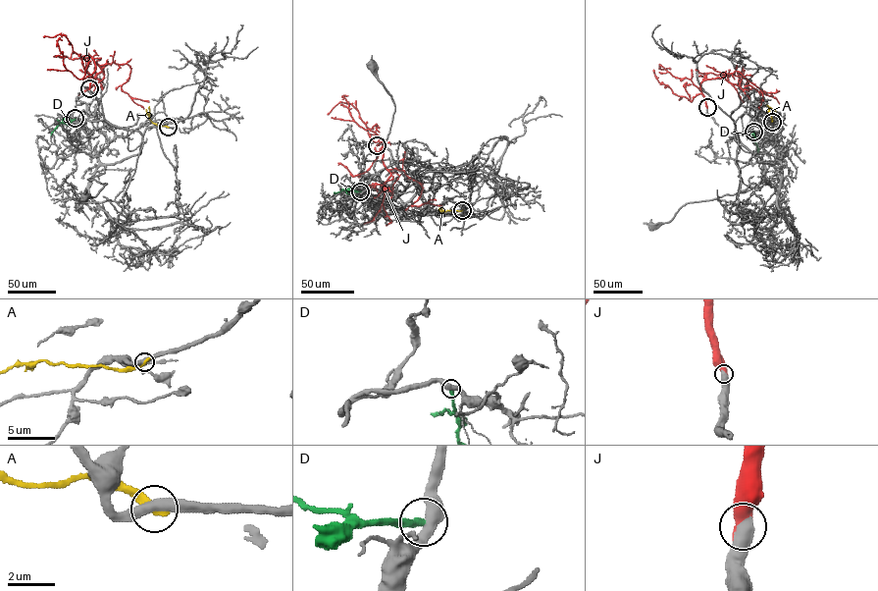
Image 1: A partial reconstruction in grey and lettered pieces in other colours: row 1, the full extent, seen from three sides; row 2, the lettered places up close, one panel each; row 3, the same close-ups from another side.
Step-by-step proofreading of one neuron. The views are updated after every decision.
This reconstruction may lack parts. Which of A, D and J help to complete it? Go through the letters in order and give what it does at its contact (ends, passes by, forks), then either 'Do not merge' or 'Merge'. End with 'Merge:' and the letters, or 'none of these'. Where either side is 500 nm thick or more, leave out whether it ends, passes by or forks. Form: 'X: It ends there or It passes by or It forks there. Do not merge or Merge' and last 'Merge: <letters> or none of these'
A: It ends there. Do not merge
D: Do not merge
J: Merge
Merge: J

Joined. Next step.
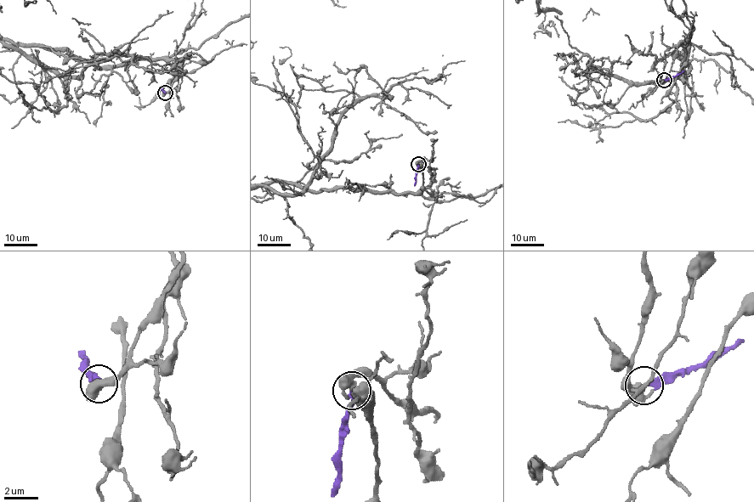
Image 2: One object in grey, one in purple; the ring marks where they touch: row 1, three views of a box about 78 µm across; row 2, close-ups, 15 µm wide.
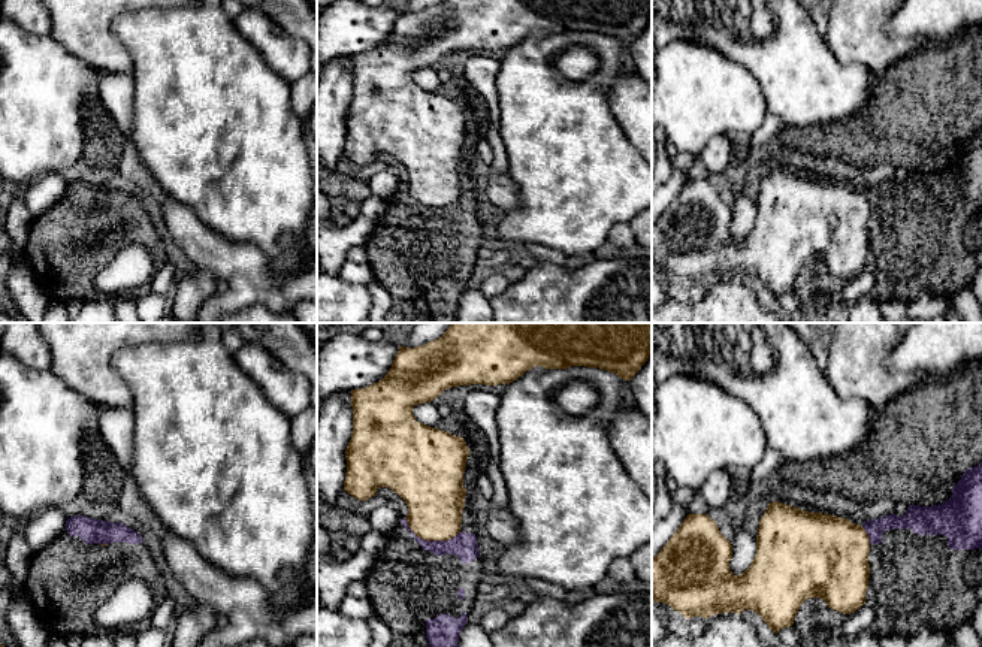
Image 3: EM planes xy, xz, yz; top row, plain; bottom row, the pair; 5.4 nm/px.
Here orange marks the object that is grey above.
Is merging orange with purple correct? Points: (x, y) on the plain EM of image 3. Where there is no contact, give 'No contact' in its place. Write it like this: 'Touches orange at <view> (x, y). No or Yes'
Touches orange at xz (429, 205). No

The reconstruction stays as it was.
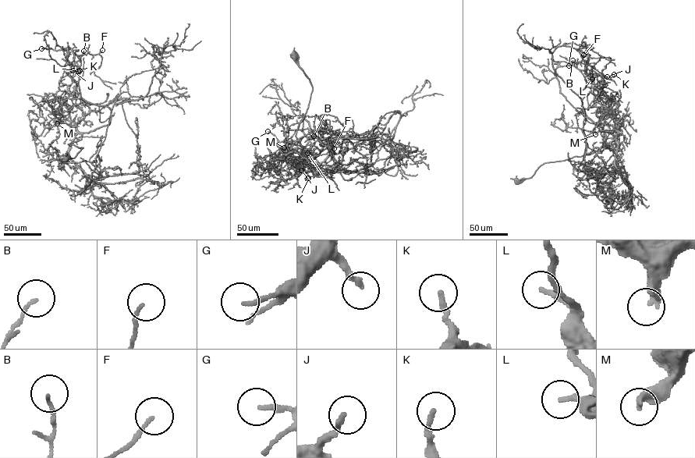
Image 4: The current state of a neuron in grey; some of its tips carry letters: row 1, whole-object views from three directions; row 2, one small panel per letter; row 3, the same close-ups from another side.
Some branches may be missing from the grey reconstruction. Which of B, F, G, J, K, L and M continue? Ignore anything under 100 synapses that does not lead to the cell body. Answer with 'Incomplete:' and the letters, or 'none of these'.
Incomplete: M

